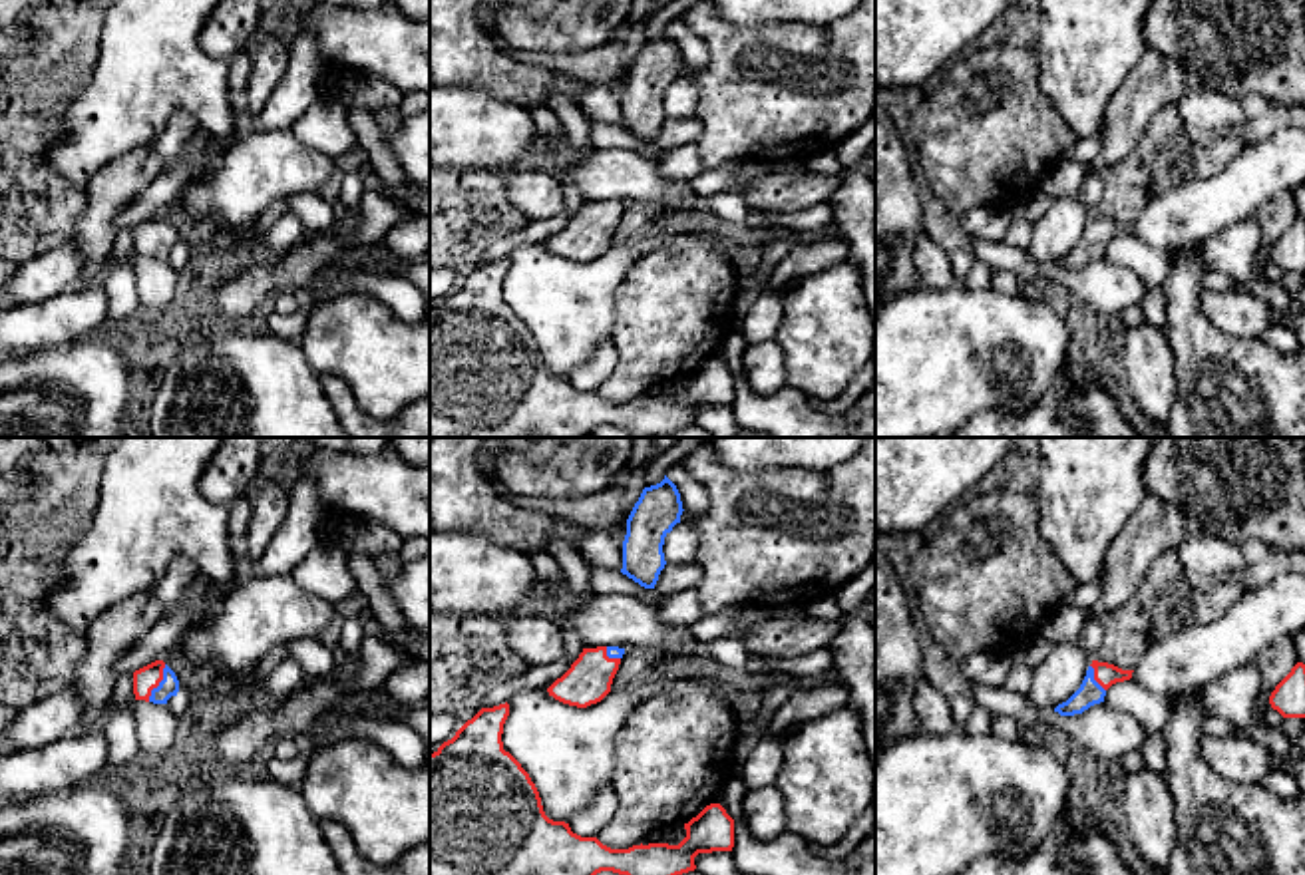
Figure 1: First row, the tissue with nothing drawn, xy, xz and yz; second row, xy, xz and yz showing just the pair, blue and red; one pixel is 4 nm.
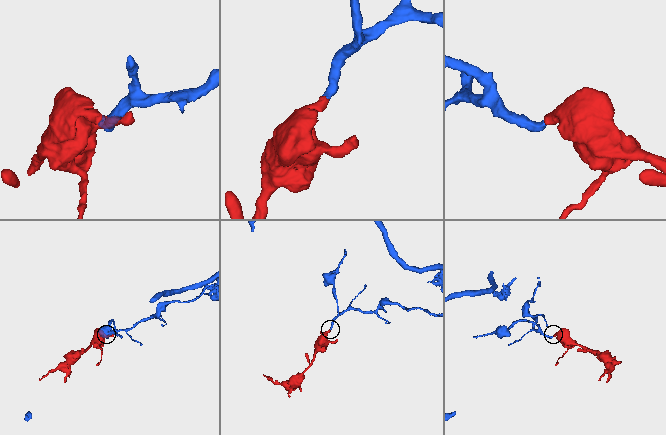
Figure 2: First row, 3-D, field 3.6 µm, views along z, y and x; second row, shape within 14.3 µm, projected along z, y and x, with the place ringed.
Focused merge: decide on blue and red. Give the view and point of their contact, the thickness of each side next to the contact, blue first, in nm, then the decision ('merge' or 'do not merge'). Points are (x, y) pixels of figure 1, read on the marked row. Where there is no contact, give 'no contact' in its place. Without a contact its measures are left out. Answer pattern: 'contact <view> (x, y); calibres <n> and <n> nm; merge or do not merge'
contact xy (160, 683); calibres 80 and 100 nm; merge

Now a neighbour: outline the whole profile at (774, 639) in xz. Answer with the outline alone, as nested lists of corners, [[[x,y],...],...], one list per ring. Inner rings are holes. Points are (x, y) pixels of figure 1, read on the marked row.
[[[766,620],[754,624],[742,638],[752,656],[800,658],[830,646],[843,620]]]

